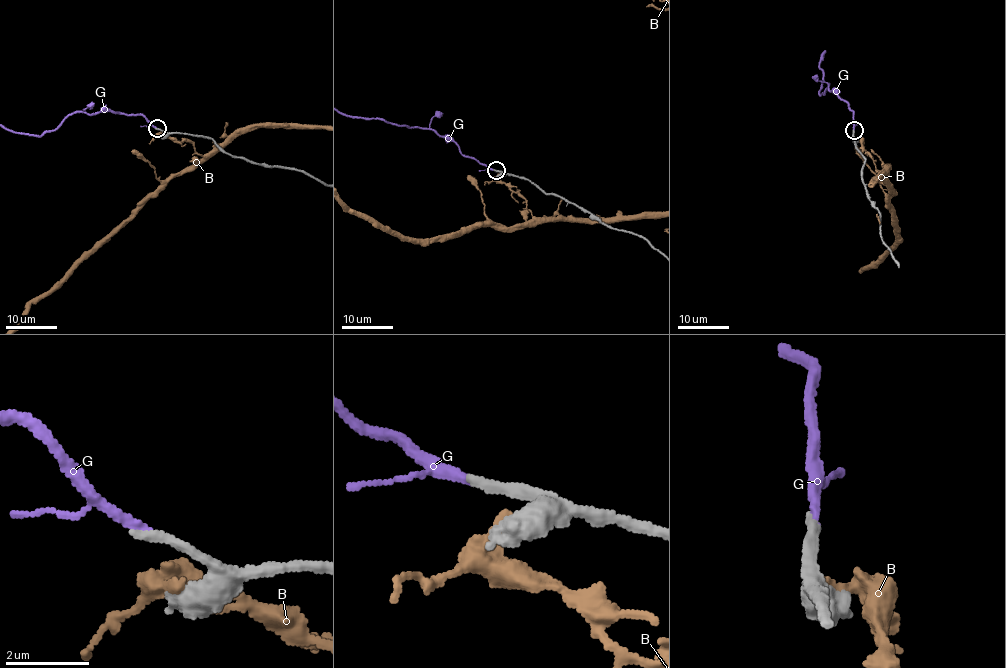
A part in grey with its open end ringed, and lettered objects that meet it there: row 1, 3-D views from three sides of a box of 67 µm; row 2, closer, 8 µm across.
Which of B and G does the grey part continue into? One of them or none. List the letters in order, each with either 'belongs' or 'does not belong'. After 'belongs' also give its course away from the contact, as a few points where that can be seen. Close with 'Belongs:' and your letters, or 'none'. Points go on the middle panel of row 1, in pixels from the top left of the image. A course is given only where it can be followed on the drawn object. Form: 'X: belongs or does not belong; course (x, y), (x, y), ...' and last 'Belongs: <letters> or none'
B: does not belong
G: belongs
Belongs: G

